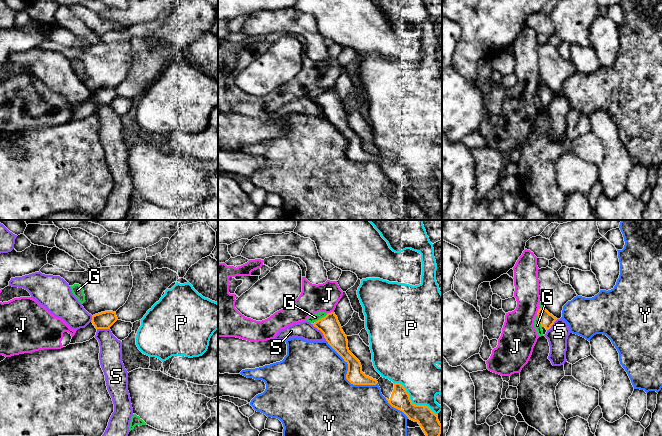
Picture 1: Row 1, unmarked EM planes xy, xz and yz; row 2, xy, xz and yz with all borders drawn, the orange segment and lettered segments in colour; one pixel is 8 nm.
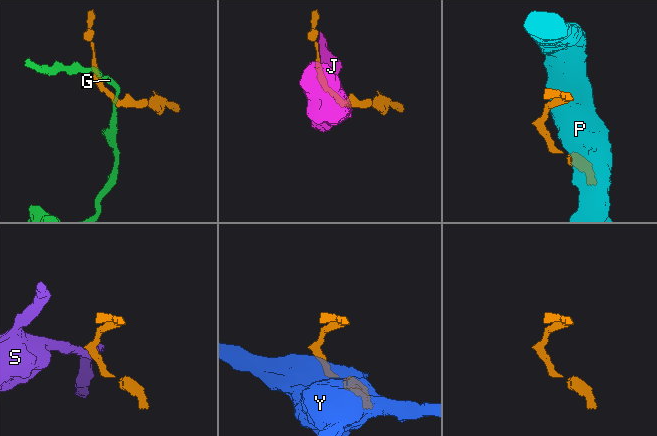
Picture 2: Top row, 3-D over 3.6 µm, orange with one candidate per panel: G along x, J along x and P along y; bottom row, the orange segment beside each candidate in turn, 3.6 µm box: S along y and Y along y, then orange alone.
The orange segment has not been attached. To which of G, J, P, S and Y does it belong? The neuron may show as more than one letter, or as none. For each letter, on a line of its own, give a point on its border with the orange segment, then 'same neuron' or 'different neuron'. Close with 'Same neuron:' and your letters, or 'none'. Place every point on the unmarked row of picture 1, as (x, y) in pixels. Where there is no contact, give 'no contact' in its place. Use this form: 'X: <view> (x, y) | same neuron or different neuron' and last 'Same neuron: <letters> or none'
G: xz (321, 94) | different neuron
J: yz (538, 87) | different neuron
P: xz (411, 178) | different neuron
S: xz (321, 107) | different neuron
Y: xz (346, 151) | different neuron
Same neuron: none

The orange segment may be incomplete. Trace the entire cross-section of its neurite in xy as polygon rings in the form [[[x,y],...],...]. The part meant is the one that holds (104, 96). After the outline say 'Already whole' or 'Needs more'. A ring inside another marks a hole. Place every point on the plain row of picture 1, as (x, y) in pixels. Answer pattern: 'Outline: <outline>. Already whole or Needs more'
Outline: [[[105,87],[93,91],[91,98],[85,104],[80,104],[76,107],[70,120],[89,117],[95,113],[98,105],[110,105],[117,96],[116,89],[113,87]]]. Needs more

